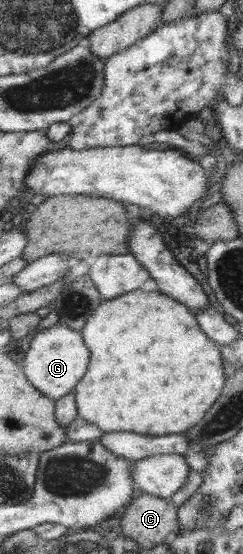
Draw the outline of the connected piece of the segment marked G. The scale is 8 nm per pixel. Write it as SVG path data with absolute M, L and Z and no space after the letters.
M57 323L44 325L31 340L21 363L31 383L46 397L58 401L73 394L78 383L86 376L90 366L90 348L82 336L82 332Z

